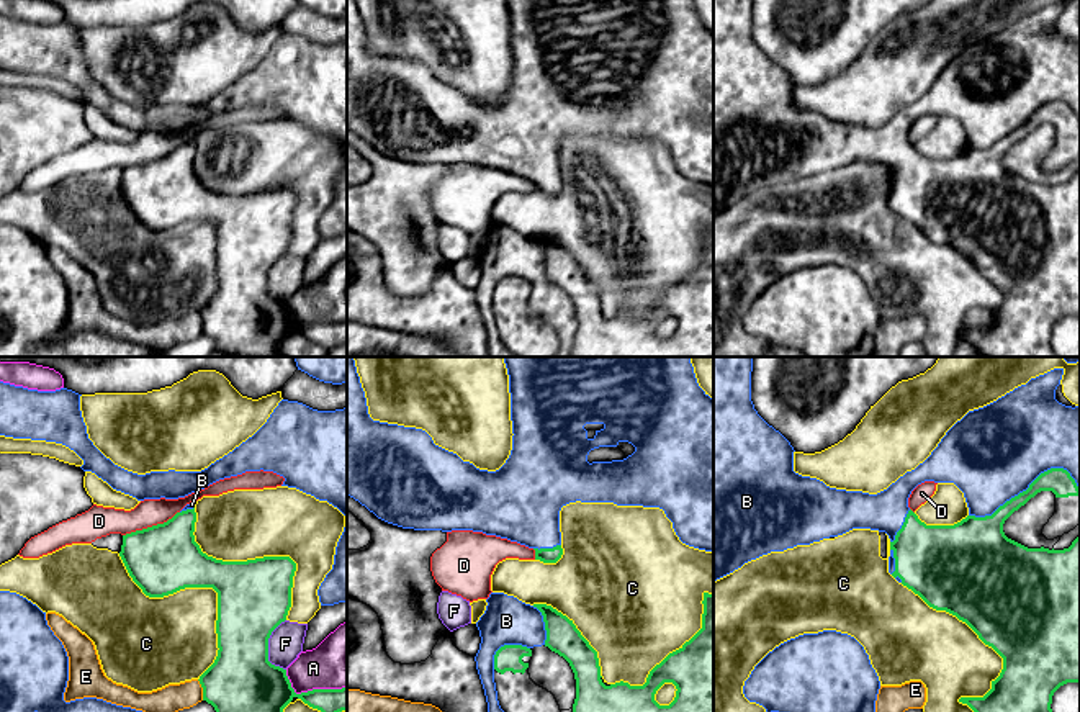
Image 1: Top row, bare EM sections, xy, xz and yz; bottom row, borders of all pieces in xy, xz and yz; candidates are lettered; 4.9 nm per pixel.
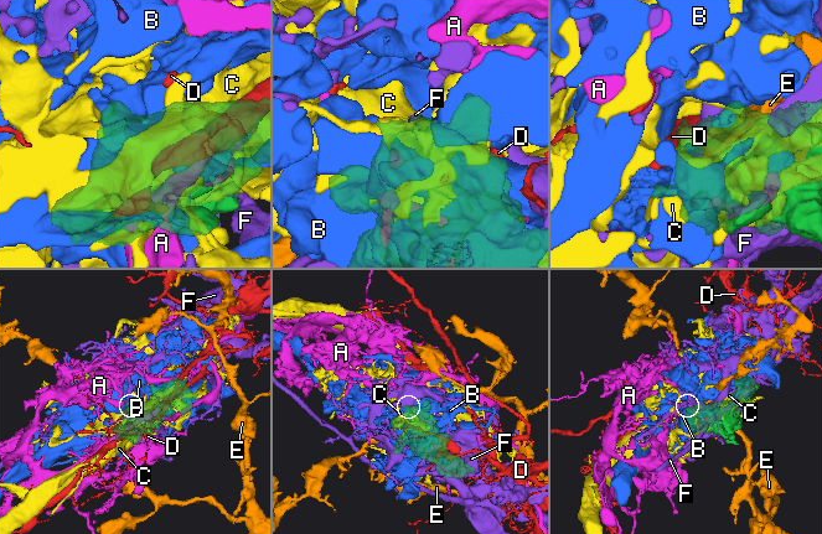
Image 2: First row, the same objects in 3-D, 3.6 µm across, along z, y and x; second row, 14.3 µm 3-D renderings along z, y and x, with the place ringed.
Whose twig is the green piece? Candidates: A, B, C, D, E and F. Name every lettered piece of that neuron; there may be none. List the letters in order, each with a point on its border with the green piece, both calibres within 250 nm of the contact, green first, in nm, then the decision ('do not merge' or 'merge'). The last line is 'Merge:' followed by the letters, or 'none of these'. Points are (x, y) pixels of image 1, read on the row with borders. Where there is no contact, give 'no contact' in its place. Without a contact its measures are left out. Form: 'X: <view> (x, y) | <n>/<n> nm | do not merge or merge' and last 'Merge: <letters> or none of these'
A: xy (310, 691) | 260/280 nm | do not merge
B: yz (1026, 490) | 130/460 nm | merge
C: xy (205, 586) | 360/360 nm | do not merge
D: xy (152, 526) | 340/140 nm | do not merge
E: xy (203, 689) | 320/140 nm | do not merge
F: xy (267, 647) | 360/170 nm | do not merge
Merge: B

